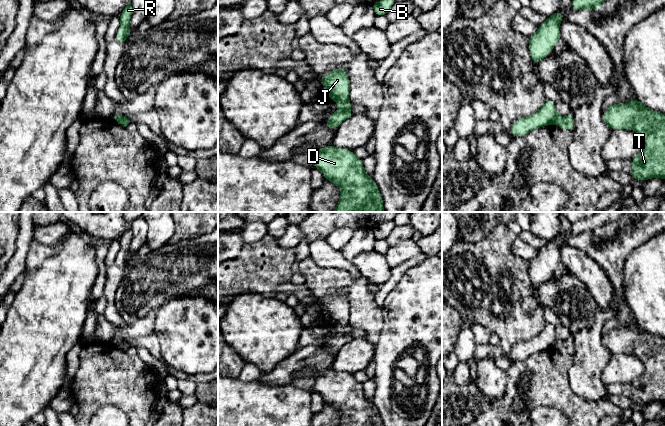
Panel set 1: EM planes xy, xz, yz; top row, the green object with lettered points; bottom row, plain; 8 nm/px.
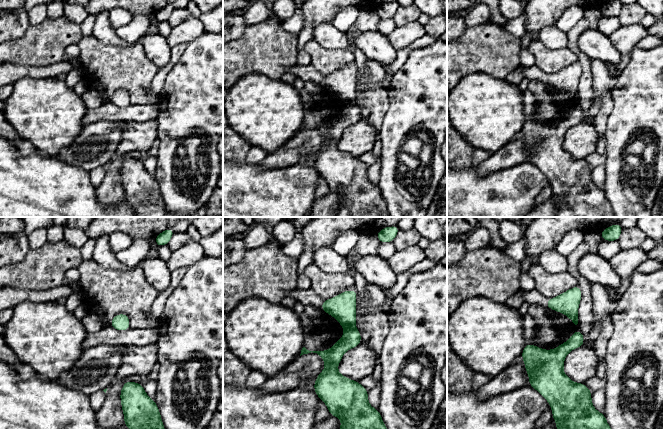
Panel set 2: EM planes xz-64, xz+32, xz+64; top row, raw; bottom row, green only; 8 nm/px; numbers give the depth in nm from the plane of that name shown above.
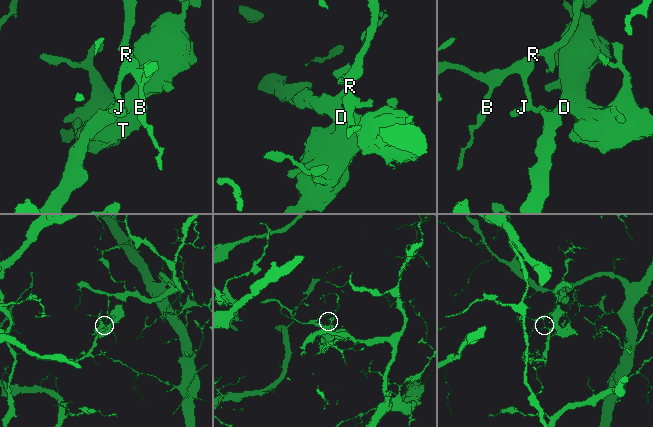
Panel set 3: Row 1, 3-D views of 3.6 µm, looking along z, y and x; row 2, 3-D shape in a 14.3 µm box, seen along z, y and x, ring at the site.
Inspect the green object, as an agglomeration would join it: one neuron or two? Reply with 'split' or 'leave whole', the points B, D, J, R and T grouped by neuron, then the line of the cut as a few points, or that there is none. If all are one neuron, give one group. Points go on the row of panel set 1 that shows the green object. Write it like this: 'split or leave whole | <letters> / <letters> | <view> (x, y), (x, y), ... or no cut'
split | B J R / D T | xz (348, 100), (339, 103)

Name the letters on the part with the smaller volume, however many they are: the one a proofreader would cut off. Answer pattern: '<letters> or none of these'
D, T

